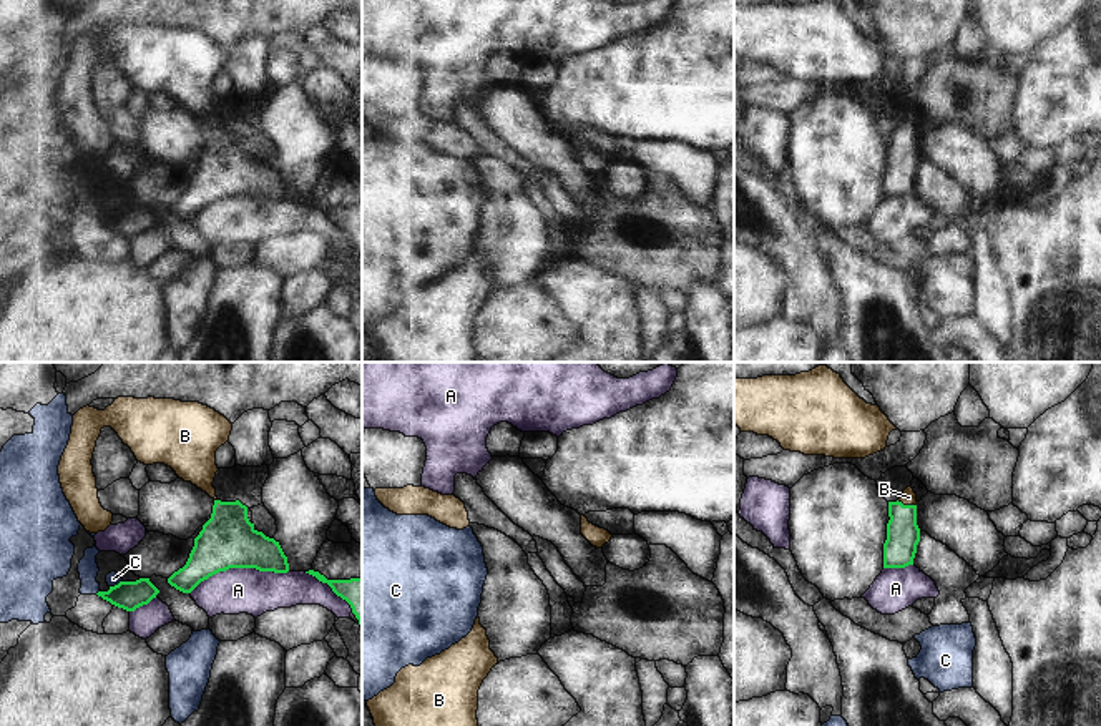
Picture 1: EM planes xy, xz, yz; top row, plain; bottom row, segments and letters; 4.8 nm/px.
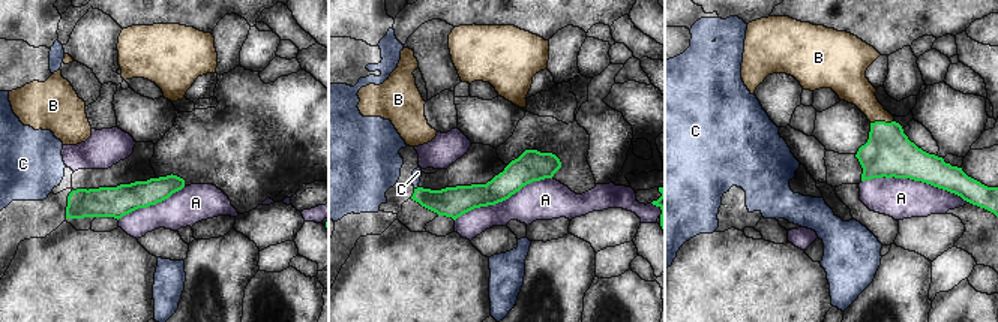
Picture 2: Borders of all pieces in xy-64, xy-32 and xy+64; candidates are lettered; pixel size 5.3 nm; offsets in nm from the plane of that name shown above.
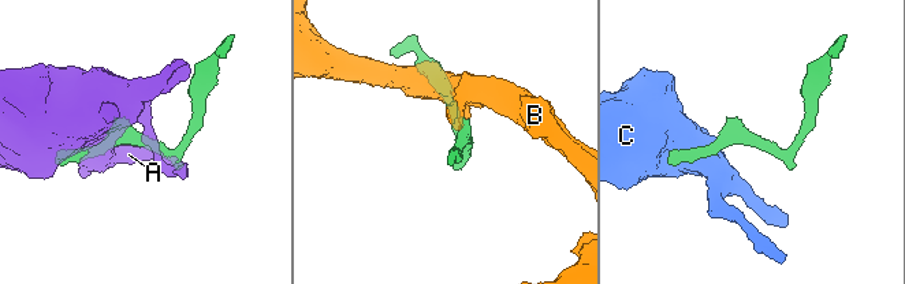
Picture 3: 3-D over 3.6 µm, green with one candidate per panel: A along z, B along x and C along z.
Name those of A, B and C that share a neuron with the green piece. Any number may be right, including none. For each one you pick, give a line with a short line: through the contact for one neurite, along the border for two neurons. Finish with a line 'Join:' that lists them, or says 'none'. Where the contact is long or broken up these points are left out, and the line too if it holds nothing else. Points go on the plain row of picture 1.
B: yz (902, 160), (902, 142), (907, 133), (909, 125)
Join: B

